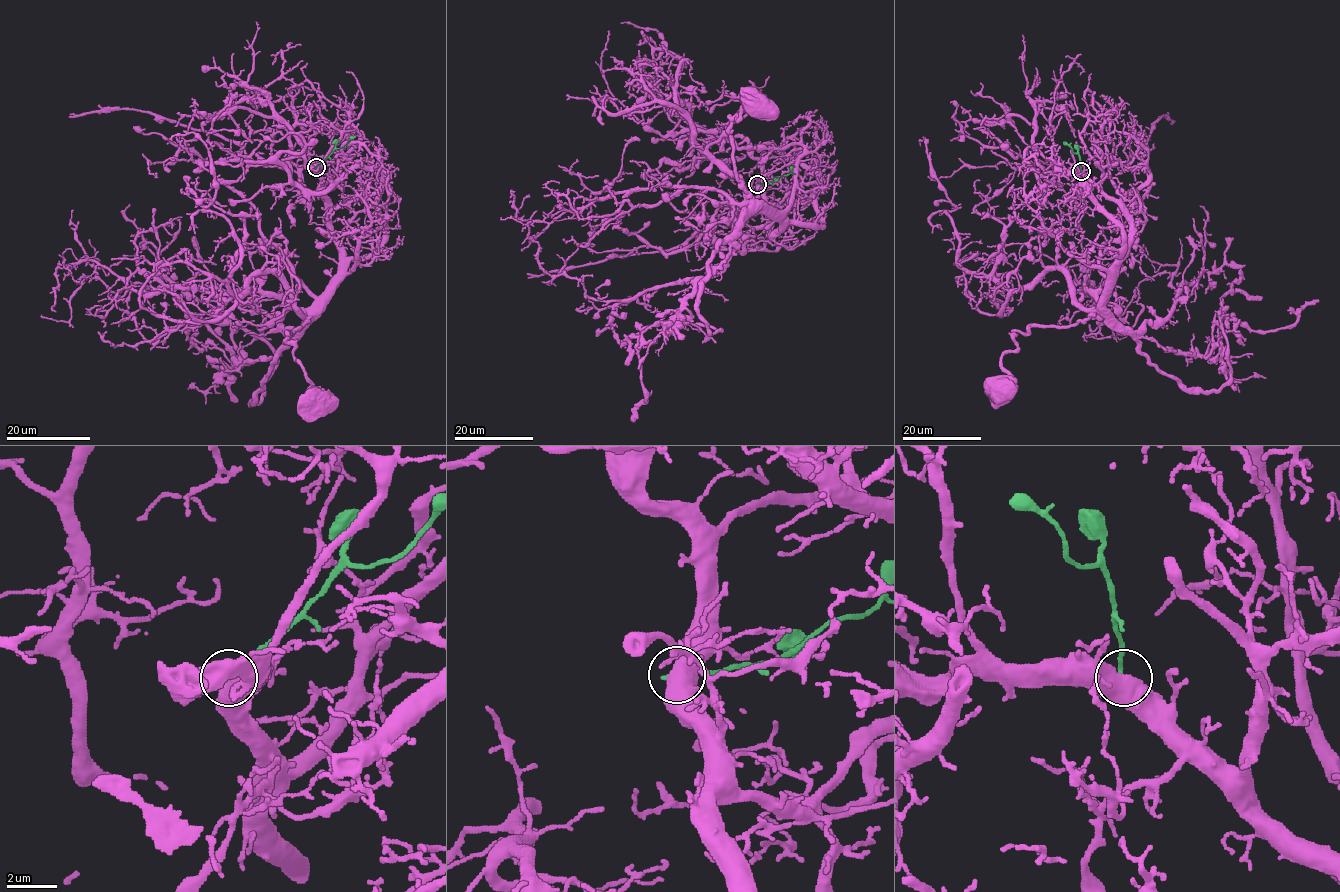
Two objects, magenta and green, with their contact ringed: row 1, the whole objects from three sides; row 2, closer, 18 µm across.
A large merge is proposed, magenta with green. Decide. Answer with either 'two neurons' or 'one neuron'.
two neurons

